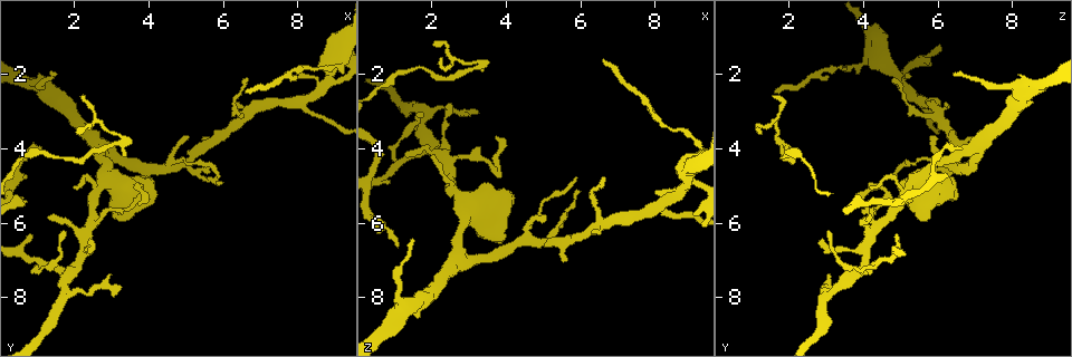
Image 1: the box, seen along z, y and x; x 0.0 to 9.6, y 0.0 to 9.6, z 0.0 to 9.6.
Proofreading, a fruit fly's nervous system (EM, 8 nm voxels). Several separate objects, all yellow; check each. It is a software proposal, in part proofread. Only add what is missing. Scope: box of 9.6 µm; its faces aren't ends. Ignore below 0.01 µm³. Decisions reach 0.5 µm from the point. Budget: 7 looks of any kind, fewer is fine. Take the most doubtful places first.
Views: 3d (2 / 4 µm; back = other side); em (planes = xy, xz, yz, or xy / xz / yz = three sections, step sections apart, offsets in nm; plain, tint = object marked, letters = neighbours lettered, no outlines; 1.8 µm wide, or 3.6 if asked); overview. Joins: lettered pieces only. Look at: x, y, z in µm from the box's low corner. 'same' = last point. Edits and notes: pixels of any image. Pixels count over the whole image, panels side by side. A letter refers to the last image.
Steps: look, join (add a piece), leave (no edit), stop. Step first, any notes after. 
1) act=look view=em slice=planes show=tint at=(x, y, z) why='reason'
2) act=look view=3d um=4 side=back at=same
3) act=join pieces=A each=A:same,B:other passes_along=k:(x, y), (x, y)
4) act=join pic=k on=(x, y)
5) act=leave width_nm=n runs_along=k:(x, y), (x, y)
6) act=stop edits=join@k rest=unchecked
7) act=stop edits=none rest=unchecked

act=look view=3d um=4 at=(0.75, 4.70, 6.15) why='an open end'

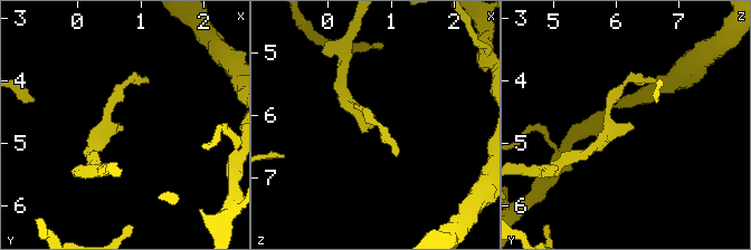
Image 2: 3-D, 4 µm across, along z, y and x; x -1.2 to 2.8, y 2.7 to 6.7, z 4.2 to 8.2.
act=look view=em slice=xz step=16 show=tint at=(0.70, 4.75, 6.20) why='shape alone is not enough'

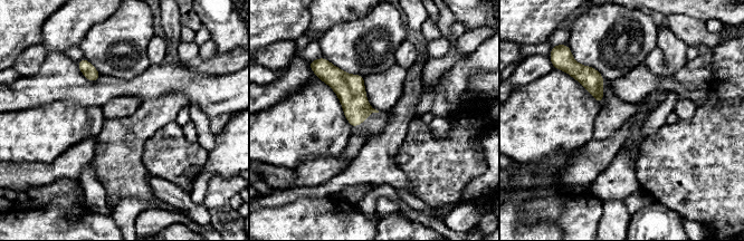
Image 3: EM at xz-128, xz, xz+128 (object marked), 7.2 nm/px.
act=look view=em slice=xy step=16 show=letters at=same

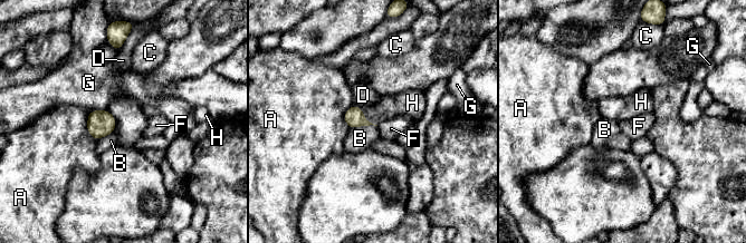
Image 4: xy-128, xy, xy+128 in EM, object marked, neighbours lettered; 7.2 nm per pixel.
act=join pieces=H width_nm=100 each=A:other,B:other,C:other,D:other,F:other,G:other,H:same passes_along=4:(354, 117), (363, 116), (386, 107) found='it goes on there'

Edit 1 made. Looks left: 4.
act=look view=overview why='see it whole again'

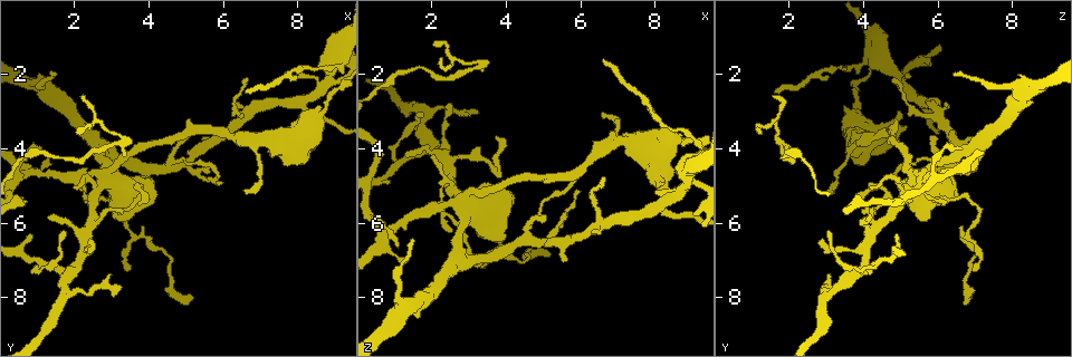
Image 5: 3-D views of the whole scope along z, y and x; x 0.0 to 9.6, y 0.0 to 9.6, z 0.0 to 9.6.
act=look view=em slice=planes show=plain at=(3.75, 5.55, 3.65) why='tapers out'

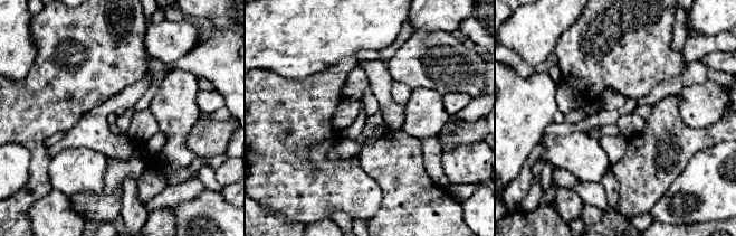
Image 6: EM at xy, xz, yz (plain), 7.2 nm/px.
act=look view=em slice=planes show=letters at=same

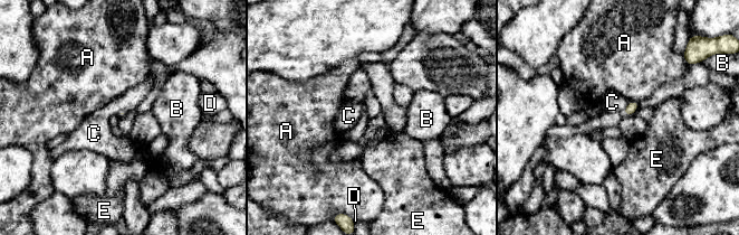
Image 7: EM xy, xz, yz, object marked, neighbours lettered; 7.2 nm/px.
act=leave each=A:other,B:other,C:other,D:other,E:other border=7:(629, 101), (622, 113) found='none of them fits'

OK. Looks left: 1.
act=look view=em slice=planes show=letters at=(1.15, 7.05, 4.30)

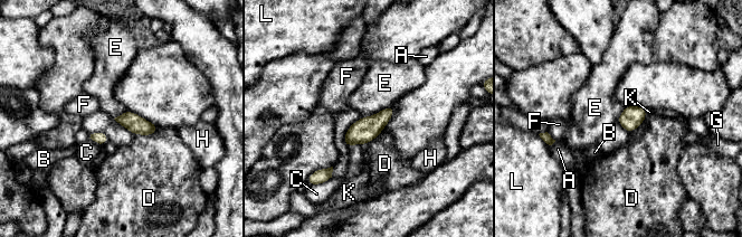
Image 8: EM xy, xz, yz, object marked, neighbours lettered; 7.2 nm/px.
act=leave each=A:other,B:other,C:other,D:other,E:other,F:other,G:other,H:other,K:other,L:other border=8:(392, 104), (373, 114), (361, 117) found='none of them fits'

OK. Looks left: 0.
act=stop edits=join@4 rest=unchecked

